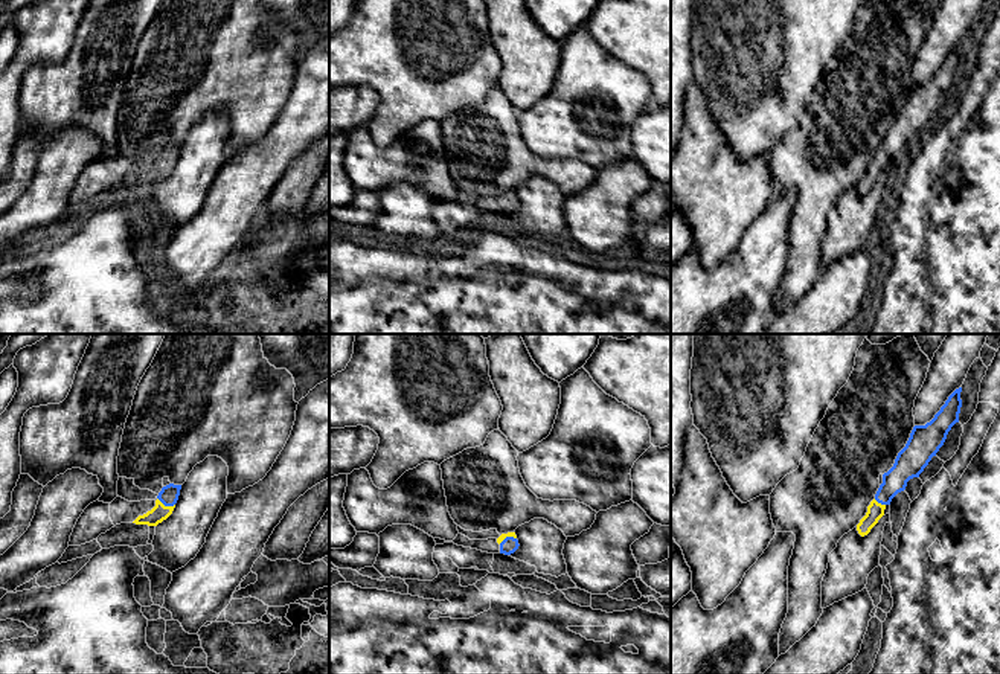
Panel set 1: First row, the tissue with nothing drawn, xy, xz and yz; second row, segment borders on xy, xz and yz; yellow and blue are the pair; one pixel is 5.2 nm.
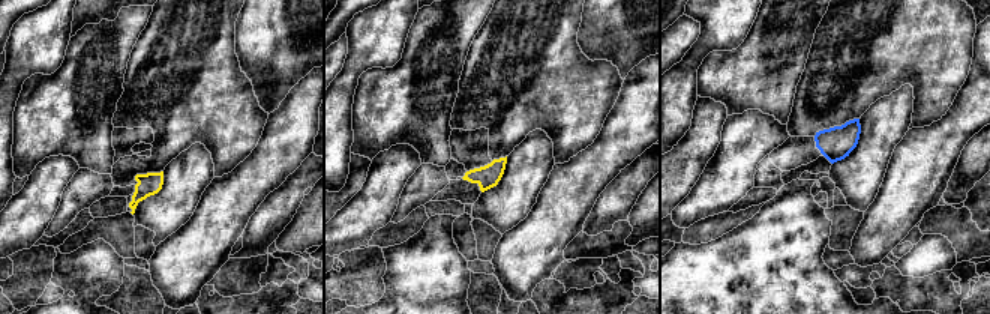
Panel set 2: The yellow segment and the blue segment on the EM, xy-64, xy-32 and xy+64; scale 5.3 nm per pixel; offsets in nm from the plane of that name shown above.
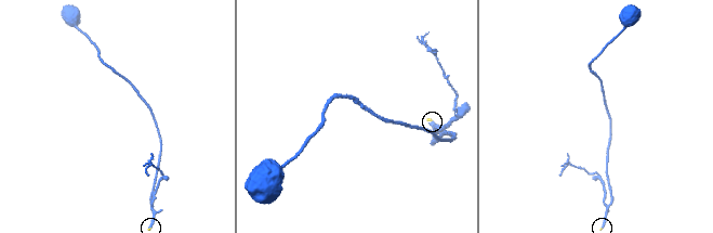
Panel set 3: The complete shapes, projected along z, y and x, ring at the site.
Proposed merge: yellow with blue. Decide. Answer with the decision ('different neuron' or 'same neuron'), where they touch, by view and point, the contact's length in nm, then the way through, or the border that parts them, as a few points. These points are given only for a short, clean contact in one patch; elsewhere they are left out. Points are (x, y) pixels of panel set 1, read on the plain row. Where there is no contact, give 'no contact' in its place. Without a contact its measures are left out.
same neuron; meets yellow in xy at (166, 165); contact 100 nm long; runs through xy (159, 171), (166, 165), (168, 154)

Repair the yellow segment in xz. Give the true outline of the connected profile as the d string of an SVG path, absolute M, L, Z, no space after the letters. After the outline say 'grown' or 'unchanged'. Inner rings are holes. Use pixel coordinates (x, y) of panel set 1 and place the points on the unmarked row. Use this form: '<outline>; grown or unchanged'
M515 191L502 192L497 201L500 203L500 212L505 213L514 212L520 204Z; grown

